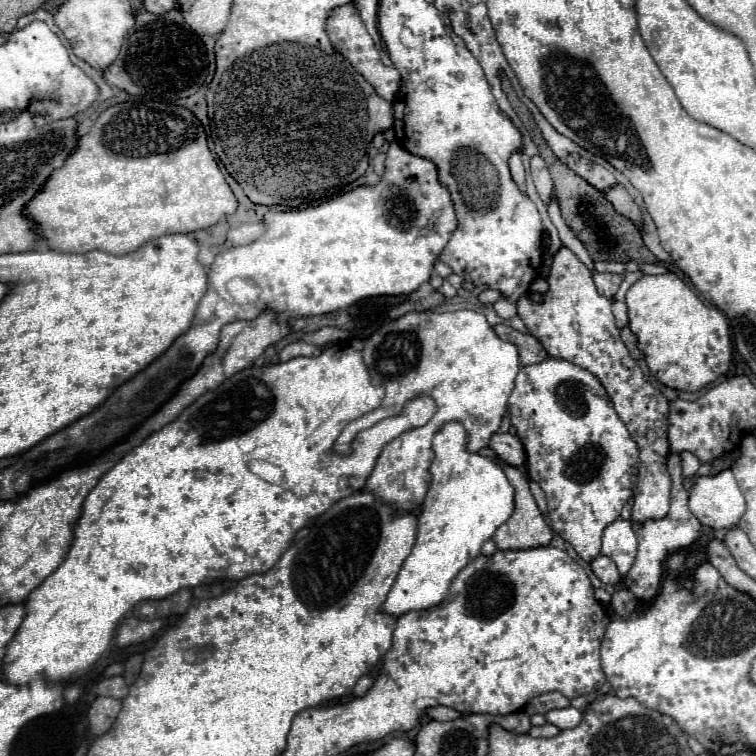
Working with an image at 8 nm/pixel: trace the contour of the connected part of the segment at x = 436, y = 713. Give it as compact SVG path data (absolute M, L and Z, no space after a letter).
M433 707L427 711L427 715L435 721L455 721L455 719L463 717L463 713L459 713L457 709L451 709L451 707Z

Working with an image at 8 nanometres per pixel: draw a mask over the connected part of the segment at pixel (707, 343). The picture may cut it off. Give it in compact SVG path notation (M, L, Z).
M673 273L665 275L643 275L629 291L627 291L627 307L629 307L629 327L639 339L639 349L645 353L647 365L655 379L667 387L677 391L701 391L705 385L713 383L717 377L725 375L731 365L733 345L729 335L727 317L717 307L707 307L699 301L699 297Z

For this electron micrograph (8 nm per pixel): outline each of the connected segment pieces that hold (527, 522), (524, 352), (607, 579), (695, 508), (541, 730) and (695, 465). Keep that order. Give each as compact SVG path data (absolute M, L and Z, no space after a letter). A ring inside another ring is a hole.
M503 463L501 467L505 467L505 475L515 489L515 513L495 531L493 541L497 543L497 549L531 549L549 545L553 531L537 509L523 471Z
M495 325L497 335L501 335L501 339L509 339L513 343L517 343L519 351L521 351L521 365L533 365L533 363L541 363L545 361L549 355L543 349L543 345L529 333L519 333L513 331L507 325Z
M605 555L595 557L595 559L591 561L591 569L593 569L593 573L595 573L603 583L607 583L607 585L615 585L615 583L621 581L619 571L617 571L617 565L615 565L609 557L605 557Z
M727 469L715 477L699 477L689 491L689 509L711 529L731 529L743 517L747 503Z
M545 723L541 727L531 727L529 729L529 735L531 737L553 737L557 733L559 733L559 729L555 725L551 725L551 723Z
M681 453L681 461L683 461L683 477L693 477L699 471L699 459L693 453Z

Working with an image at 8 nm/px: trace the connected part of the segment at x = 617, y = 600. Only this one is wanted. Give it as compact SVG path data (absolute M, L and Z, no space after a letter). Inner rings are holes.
M621 589L621 591L613 593L611 605L613 605L613 609L615 609L617 615L629 617L635 611L635 607L637 607L637 599L635 599L635 595L629 589Z

